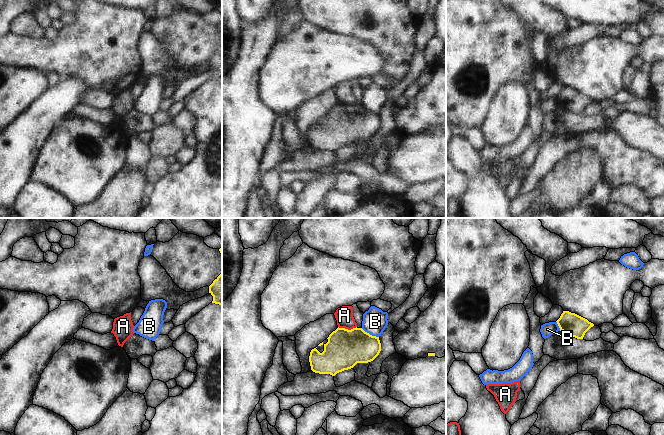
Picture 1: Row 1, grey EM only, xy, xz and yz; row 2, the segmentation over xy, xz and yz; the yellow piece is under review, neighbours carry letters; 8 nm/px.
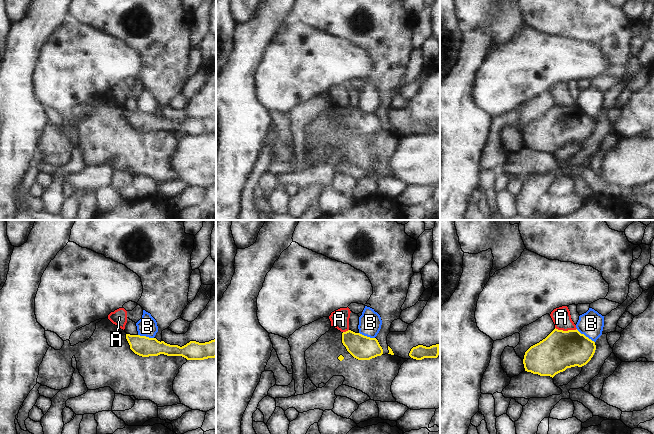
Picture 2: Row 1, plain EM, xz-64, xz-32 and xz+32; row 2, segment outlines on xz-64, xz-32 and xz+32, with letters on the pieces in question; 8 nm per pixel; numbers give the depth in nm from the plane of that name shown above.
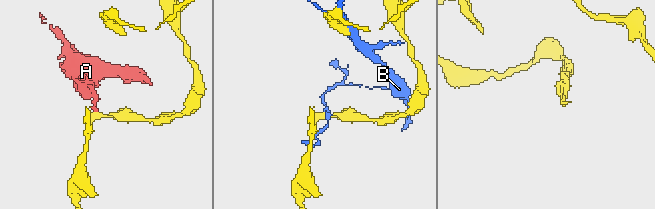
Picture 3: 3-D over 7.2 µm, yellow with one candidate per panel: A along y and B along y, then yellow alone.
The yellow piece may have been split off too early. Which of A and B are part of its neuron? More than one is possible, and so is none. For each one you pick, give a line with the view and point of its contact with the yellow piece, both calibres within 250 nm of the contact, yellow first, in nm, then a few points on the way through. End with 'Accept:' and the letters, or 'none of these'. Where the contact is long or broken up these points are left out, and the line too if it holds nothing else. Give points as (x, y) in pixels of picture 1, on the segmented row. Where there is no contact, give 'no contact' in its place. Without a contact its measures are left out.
Accept: none of these

